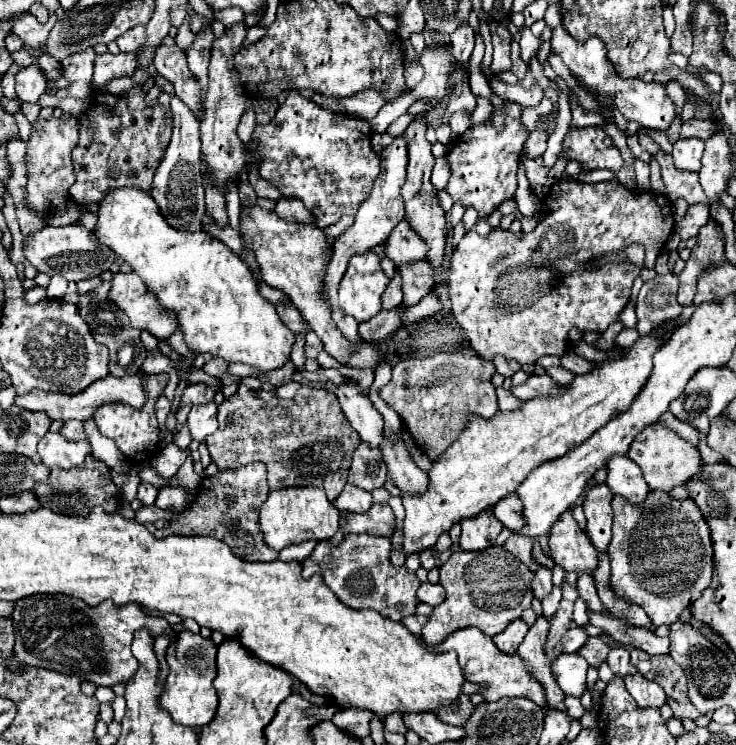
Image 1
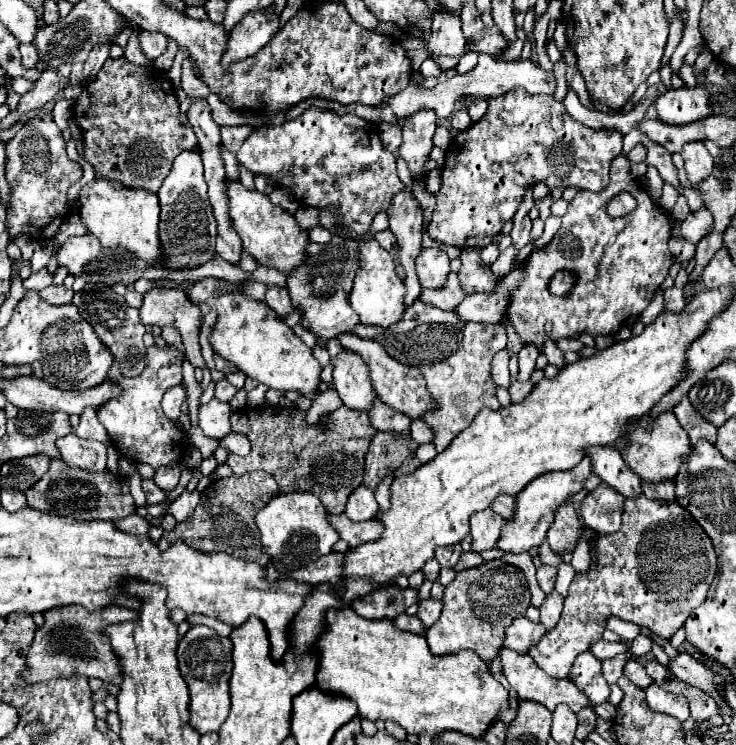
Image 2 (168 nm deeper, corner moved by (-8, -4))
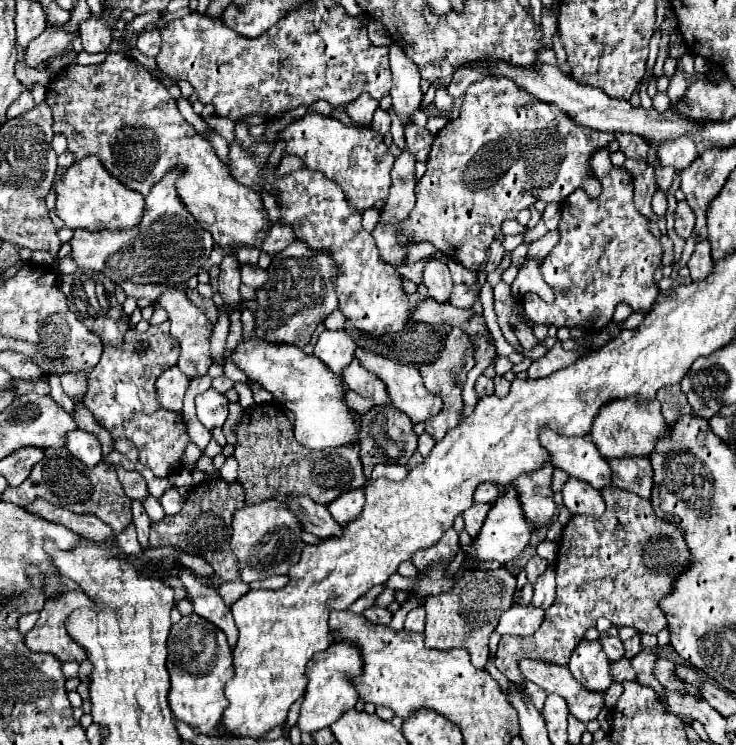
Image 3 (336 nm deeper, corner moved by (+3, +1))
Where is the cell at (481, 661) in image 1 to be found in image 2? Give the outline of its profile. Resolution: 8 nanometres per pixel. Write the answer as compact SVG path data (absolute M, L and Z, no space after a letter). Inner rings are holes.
M501 648L497 658L501 660L503 664L503 676L509 680L511 688L517 692L519 700L533 700L533 702L539 702L543 704L545 708L549 708L551 712L559 706L559 704L567 704L573 712L579 712L583 706L589 706L589 700L587 696L567 678L551 678L547 676L537 664L535 660L531 660L529 654L517 654L517 652L511 652L507 648Z

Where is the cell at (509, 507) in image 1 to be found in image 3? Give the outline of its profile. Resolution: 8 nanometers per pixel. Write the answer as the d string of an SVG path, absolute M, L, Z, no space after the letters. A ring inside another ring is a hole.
M482 483L474 493L476 503L494 503L496 499L498 499L498 489L492 483Z

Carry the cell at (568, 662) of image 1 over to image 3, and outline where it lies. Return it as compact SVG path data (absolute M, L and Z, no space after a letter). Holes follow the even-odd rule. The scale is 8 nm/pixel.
M582 641L576 651L572 653L572 659L568 663L568 667L572 669L572 675L576 681L582 681L584 687L588 687L590 691L606 691L614 679L610 675L610 659L604 655L604 649L600 645L600 641Z

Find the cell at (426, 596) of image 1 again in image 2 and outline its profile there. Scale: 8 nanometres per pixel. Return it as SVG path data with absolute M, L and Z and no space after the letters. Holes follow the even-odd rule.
M425 598L425 600L419 602L419 612L417 612L417 616L419 616L421 622L425 624L425 628L429 628L429 626L439 618L441 608L443 608L441 600L435 600L435 598Z

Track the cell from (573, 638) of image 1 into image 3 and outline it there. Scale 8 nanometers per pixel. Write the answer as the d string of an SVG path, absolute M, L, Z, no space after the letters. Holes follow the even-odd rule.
M604 637L604 639L600 639L600 643L602 643L604 653L608 655L610 661L618 661L624 657L624 645L618 637Z

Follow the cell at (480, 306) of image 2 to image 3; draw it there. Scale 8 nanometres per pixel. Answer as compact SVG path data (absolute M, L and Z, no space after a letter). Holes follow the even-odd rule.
M548 231L542 239L538 239L536 243L530 245L530 251L528 251L528 261L530 259L536 259L536 261L542 261L550 251L552 247L560 241L560 231Z

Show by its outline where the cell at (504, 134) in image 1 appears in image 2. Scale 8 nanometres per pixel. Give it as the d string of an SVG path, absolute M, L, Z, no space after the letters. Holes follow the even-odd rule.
M515 88L499 98L489 98L487 114L471 124L467 130L459 132L445 154L443 164L443 186L437 192L437 208L429 226L433 240L447 246L487 246L501 232L503 222L511 220L529 184L543 180L549 188L555 186L577 186L591 192L601 192L609 184L609 166L621 154L623 134L617 130L593 130L579 122L573 122L561 102L553 96L539 94L531 96L523 88Z

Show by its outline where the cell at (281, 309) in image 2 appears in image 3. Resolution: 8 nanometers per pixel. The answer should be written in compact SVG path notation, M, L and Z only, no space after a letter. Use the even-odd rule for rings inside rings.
M240 263L240 277L242 277L242 283L256 289L256 287L260 287L260 283L264 283L264 279L268 279L268 273L264 269L260 269L258 265Z

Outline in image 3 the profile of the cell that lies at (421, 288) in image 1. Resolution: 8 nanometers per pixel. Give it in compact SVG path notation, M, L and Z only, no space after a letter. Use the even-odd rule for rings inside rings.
M484 270L478 272L478 281L471 288L460 284L454 285L452 288L452 299L450 299L450 305L454 307L462 307L462 309L470 309L474 305L474 301L478 299L480 295L482 284L487 278L487 273Z

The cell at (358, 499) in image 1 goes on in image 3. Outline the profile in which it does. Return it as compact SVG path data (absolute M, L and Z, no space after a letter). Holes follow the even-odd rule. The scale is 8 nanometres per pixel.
M356 489L356 491L348 491L348 493L340 495L340 499L332 501L326 509L340 525L344 525L344 523L356 519L356 515L360 515L362 507L364 507L364 491Z

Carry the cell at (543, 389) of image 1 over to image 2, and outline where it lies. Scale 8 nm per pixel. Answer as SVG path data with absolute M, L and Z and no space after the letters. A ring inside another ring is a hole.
M527 380L527 382L513 382L511 386L509 386L509 394L511 394L511 400L513 402L521 402L521 400L525 400L527 396L529 396L529 392L533 390L533 382L531 380Z

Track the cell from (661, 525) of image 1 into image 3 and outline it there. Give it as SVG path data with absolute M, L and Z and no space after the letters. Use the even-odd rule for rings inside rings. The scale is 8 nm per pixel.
M604 485L600 493L606 503L602 517L574 515L564 527L556 557L558 591L552 607L546 609L542 627L528 637L502 635L498 643L496 667L516 685L524 683L518 667L522 659L566 665L584 633L596 627L598 617L606 617L616 627L634 627L650 635L666 627L658 603L672 589L676 575L688 567L684 535L676 525L658 519L648 499L616 485Z

